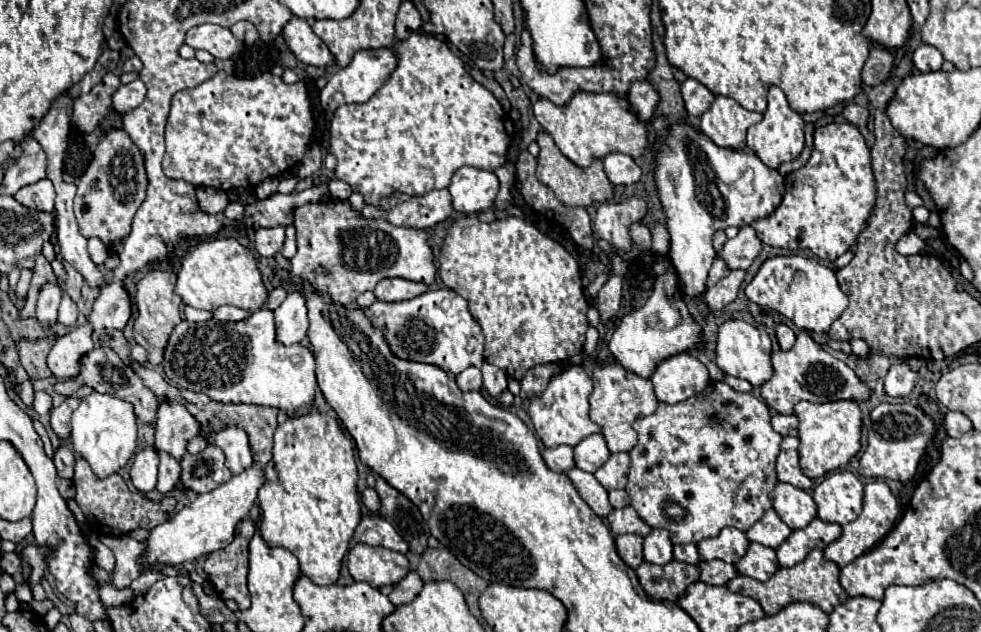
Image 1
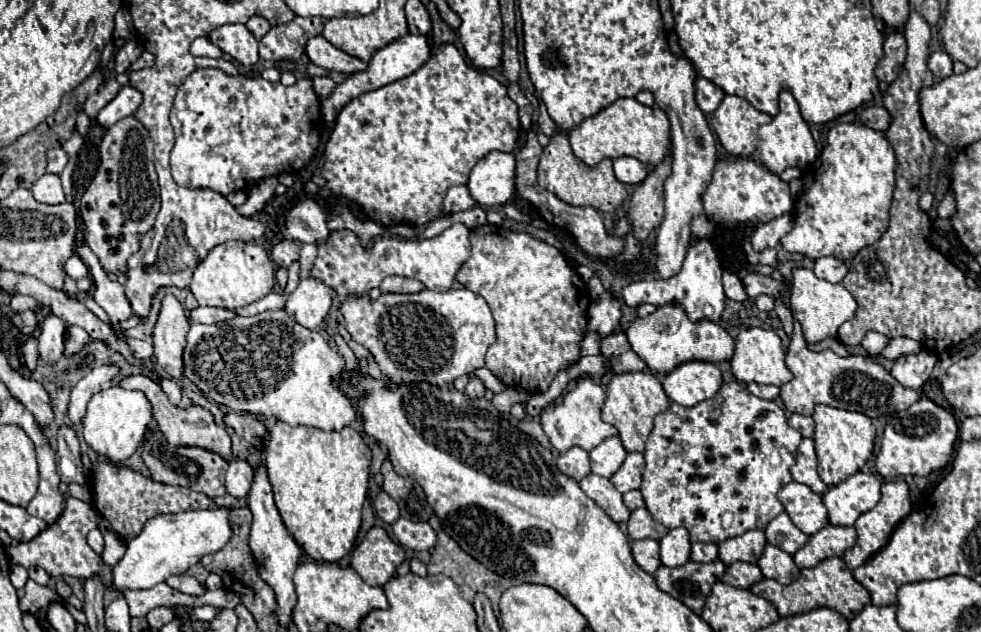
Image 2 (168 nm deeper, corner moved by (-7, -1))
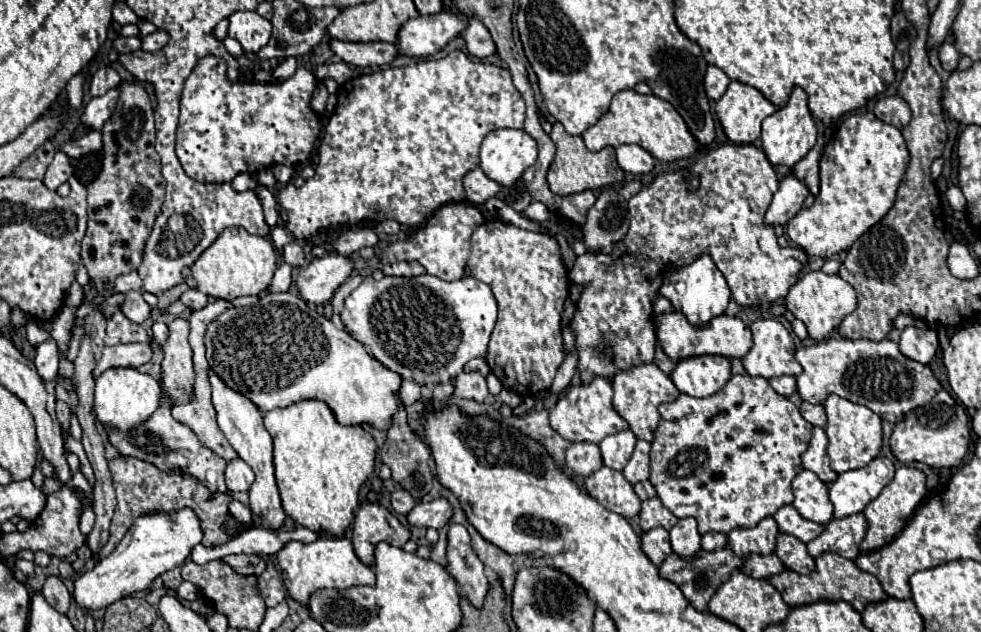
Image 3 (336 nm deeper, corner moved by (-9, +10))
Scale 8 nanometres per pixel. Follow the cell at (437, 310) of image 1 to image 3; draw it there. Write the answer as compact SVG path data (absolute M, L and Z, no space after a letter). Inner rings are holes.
M427 273L419 277L383 277L381 281L365 277L365 281L345 299L341 321L347 333L359 343L369 345L373 357L387 369L419 385L435 385L453 381L467 361L485 357L489 335L497 321L497 301L491 287L475 277L463 277L459 281L443 281Z

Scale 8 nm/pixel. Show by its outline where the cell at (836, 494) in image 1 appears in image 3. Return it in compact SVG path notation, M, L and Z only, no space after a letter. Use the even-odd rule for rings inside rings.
M875 457L867 467L845 471L829 487L829 497L835 507L835 517L861 513L885 485L891 483L895 465L887 457Z

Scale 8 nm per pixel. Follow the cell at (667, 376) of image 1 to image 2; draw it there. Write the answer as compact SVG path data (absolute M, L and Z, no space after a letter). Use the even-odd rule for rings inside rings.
M683 362L663 378L663 390L671 402L695 406L713 398L721 388L721 370L713 362Z

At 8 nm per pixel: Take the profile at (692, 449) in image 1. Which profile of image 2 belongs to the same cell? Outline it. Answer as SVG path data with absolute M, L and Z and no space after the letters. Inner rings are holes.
M733 380L723 384L713 398L693 408L671 404L669 410L655 416L655 426L645 442L645 470L639 490L647 510L659 524L665 528L683 526L691 542L719 544L747 530L763 530L783 512L777 492L791 482L789 468L795 462L801 438L803 436L787 424L781 406L749 394L745 384Z

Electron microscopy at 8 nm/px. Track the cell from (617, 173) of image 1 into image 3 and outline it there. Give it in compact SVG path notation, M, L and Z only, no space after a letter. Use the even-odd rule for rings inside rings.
M621 145L617 147L617 163L627 173L643 175L653 169L655 159L639 145Z

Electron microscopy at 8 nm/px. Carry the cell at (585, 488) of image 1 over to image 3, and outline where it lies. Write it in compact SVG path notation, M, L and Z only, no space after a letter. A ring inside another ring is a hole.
M601 467L585 479L585 487L595 501L599 501L605 509L617 515L633 517L641 511L641 499L637 497L633 485L623 477L621 471Z

